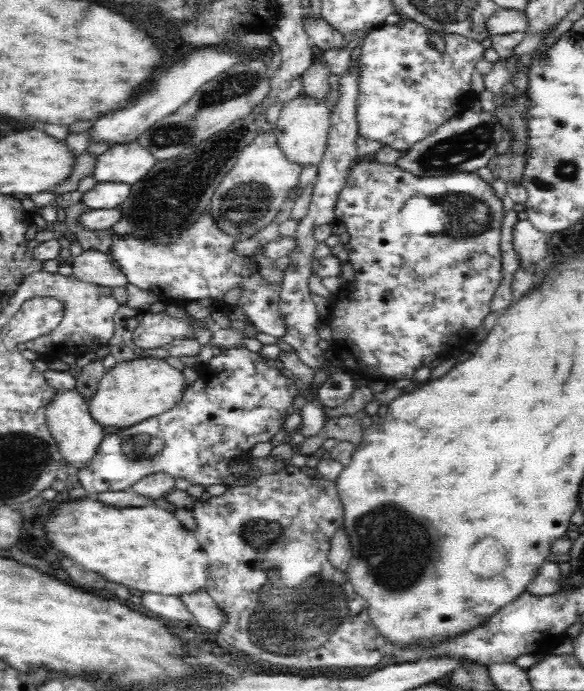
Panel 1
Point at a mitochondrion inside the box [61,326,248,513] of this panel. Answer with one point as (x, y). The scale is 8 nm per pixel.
(141, 447)

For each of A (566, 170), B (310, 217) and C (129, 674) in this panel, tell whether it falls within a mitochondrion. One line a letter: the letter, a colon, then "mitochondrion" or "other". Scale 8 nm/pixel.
A: mitochondrion
B: other
C: other

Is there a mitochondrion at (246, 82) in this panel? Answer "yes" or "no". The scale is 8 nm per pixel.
yes

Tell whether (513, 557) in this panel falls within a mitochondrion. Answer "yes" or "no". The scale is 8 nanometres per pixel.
no

